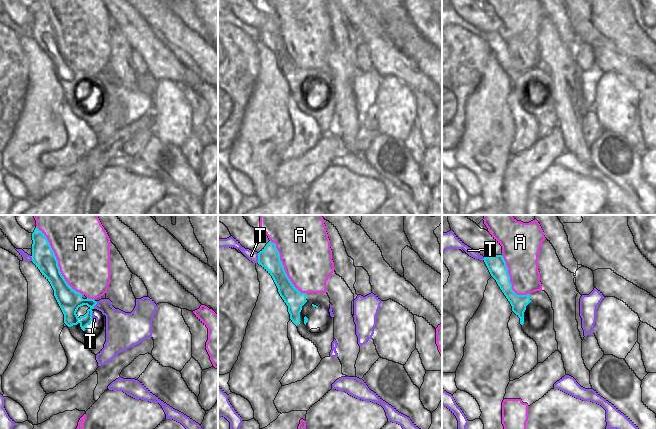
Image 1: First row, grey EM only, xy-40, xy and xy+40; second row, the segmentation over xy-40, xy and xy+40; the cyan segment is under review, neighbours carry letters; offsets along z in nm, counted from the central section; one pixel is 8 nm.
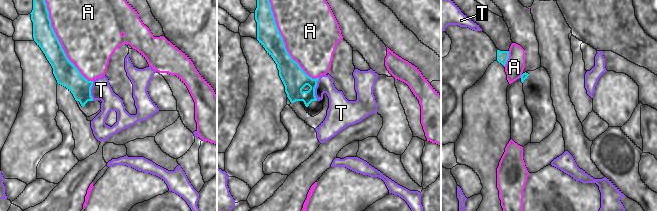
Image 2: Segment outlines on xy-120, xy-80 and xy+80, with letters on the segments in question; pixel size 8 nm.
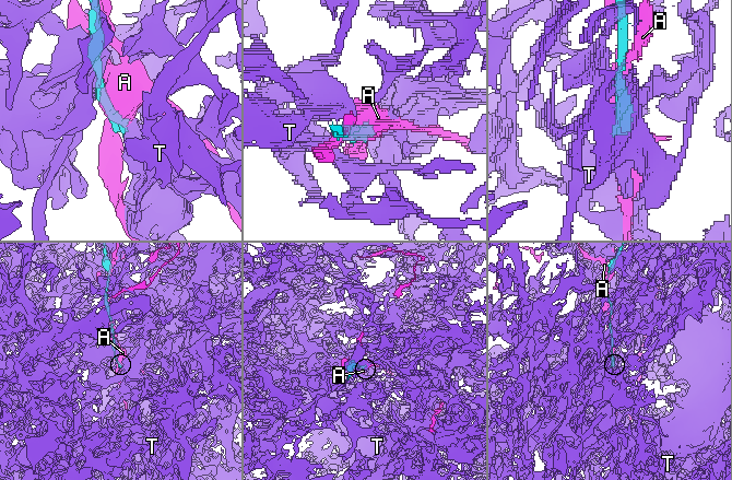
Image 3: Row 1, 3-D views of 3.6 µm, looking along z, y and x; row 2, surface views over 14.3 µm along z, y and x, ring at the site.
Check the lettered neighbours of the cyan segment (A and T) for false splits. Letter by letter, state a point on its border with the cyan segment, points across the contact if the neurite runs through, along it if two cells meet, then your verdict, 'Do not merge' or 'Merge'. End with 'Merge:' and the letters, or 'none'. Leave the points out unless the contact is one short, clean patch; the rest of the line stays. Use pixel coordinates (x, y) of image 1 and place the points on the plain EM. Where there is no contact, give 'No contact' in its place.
A: Touches cyan at xy-40 (57, 38). Do not merge
T: Touches cyan at xy (258, 34). Do not merge
Merge: none.

